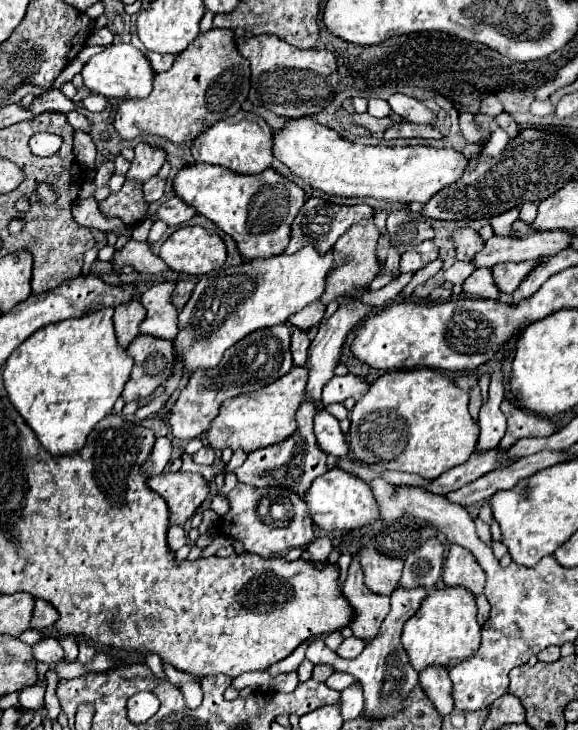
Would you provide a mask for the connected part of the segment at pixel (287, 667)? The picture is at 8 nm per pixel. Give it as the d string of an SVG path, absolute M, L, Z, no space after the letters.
M305 640L303 644L299 644L287 658L283 658L283 660L277 662L277 664L273 664L267 672L269 672L271 676L277 676L277 674L285 674L285 672L297 670L297 666L305 660L305 650L307 650L307 646L309 646L309 640Z

